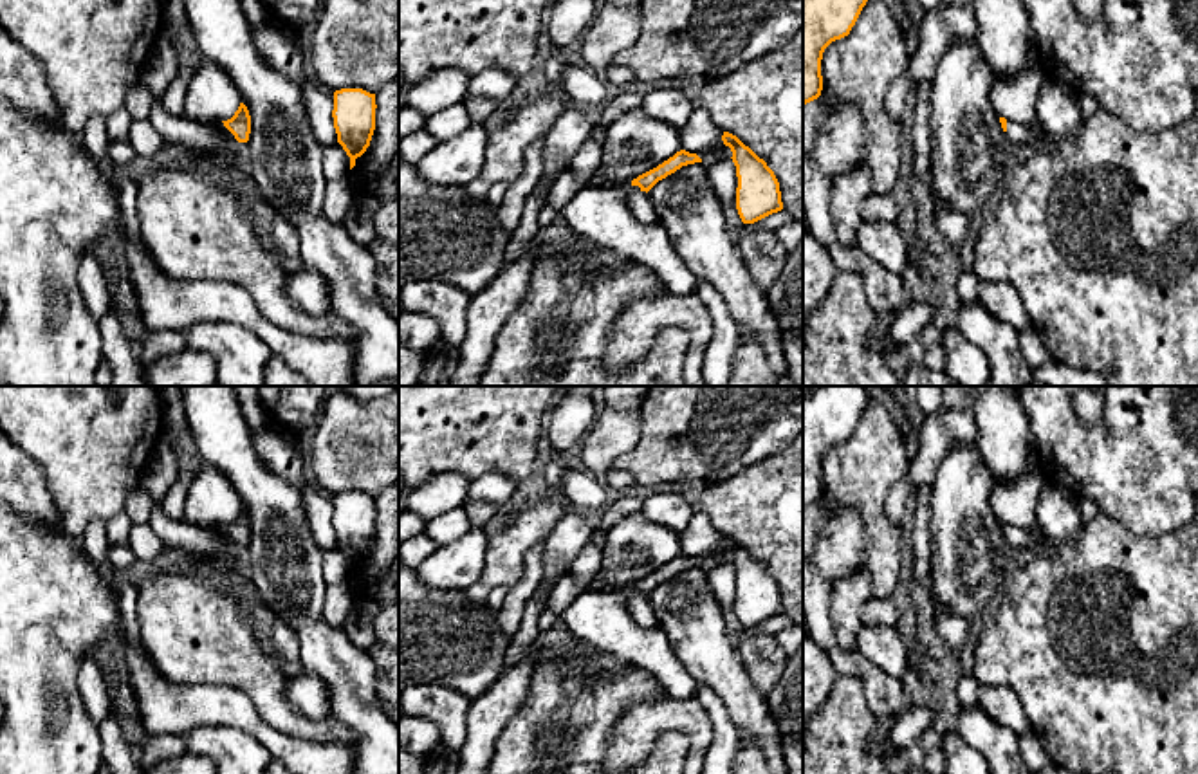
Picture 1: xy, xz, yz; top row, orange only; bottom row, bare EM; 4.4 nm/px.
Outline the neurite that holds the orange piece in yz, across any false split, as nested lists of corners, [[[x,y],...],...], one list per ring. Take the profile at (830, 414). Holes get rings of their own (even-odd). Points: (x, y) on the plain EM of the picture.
[[[812,386],[803,393],[803,509],[821,500],[823,456],[850,438],[868,402],[866,386]]]

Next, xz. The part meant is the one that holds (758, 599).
[[[723,536],[722,545],[733,556],[736,570],[736,613],[743,628],[754,628],[783,613],[774,576],[736,539]]]

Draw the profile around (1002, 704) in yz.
[[[981,684],[976,704],[992,722],[1012,729],[1018,736],[1030,731],[1025,709],[1012,689]]]

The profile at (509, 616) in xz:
[[[545,538],[530,548],[521,579],[512,588],[509,588],[509,594],[507,594],[502,608],[496,612],[500,630],[505,635],[509,635],[511,639],[518,633],[518,630],[521,626],[523,610],[525,610],[529,599],[541,585],[543,541],[545,541]]]

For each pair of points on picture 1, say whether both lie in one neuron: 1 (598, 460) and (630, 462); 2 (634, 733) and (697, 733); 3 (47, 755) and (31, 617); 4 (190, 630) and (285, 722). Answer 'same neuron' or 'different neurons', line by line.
1: different neurons
2: same neuron
3: same neuron
4: same neuron

